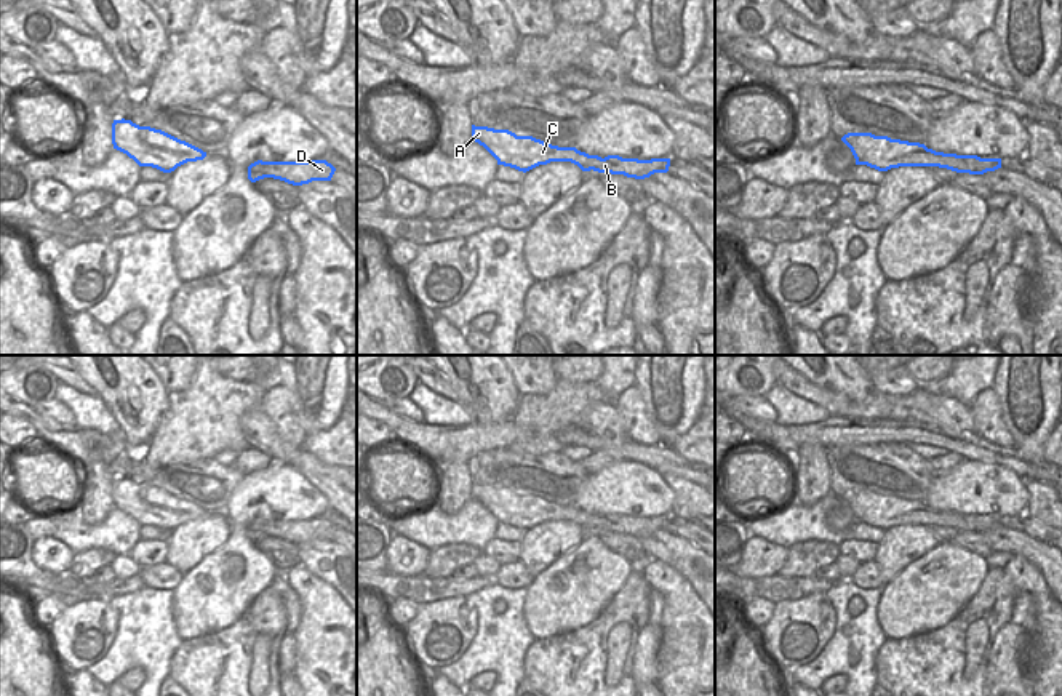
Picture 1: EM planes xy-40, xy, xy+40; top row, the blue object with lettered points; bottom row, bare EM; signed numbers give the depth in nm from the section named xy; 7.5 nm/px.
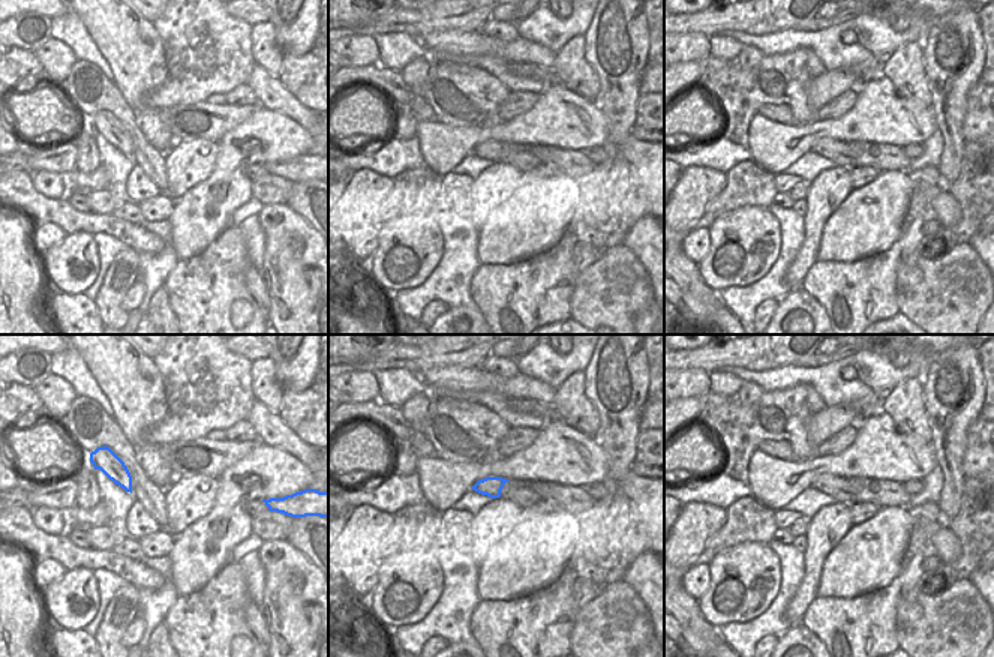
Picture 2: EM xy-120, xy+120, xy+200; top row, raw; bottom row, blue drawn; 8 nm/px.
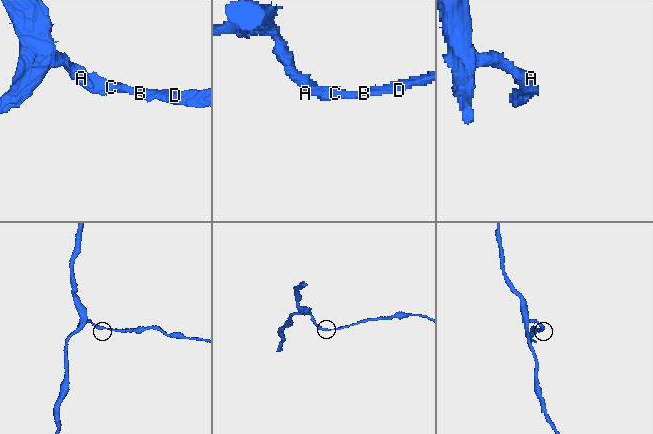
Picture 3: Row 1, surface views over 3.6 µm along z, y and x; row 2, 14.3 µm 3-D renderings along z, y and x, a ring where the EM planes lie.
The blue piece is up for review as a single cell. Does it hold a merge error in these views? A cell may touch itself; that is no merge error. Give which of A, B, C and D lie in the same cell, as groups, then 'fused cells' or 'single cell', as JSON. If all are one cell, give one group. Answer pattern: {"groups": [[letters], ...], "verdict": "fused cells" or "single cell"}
{"groups": [["A", "B", "C", "D"]], "verdict": "single cell"}

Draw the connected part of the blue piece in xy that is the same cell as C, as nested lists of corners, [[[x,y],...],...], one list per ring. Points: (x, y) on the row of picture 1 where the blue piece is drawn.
[[[472,125],[472,141],[483,146],[497,165],[510,166],[518,171],[529,171],[550,162],[571,162],[582,171],[598,171],[624,174],[627,178],[645,179],[654,173],[667,173],[670,158],[622,158],[619,155],[589,155],[576,147],[558,147],[533,136],[517,136],[509,130],[494,130]]]

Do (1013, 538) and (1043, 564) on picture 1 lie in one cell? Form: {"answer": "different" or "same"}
{"answer": "same"}

